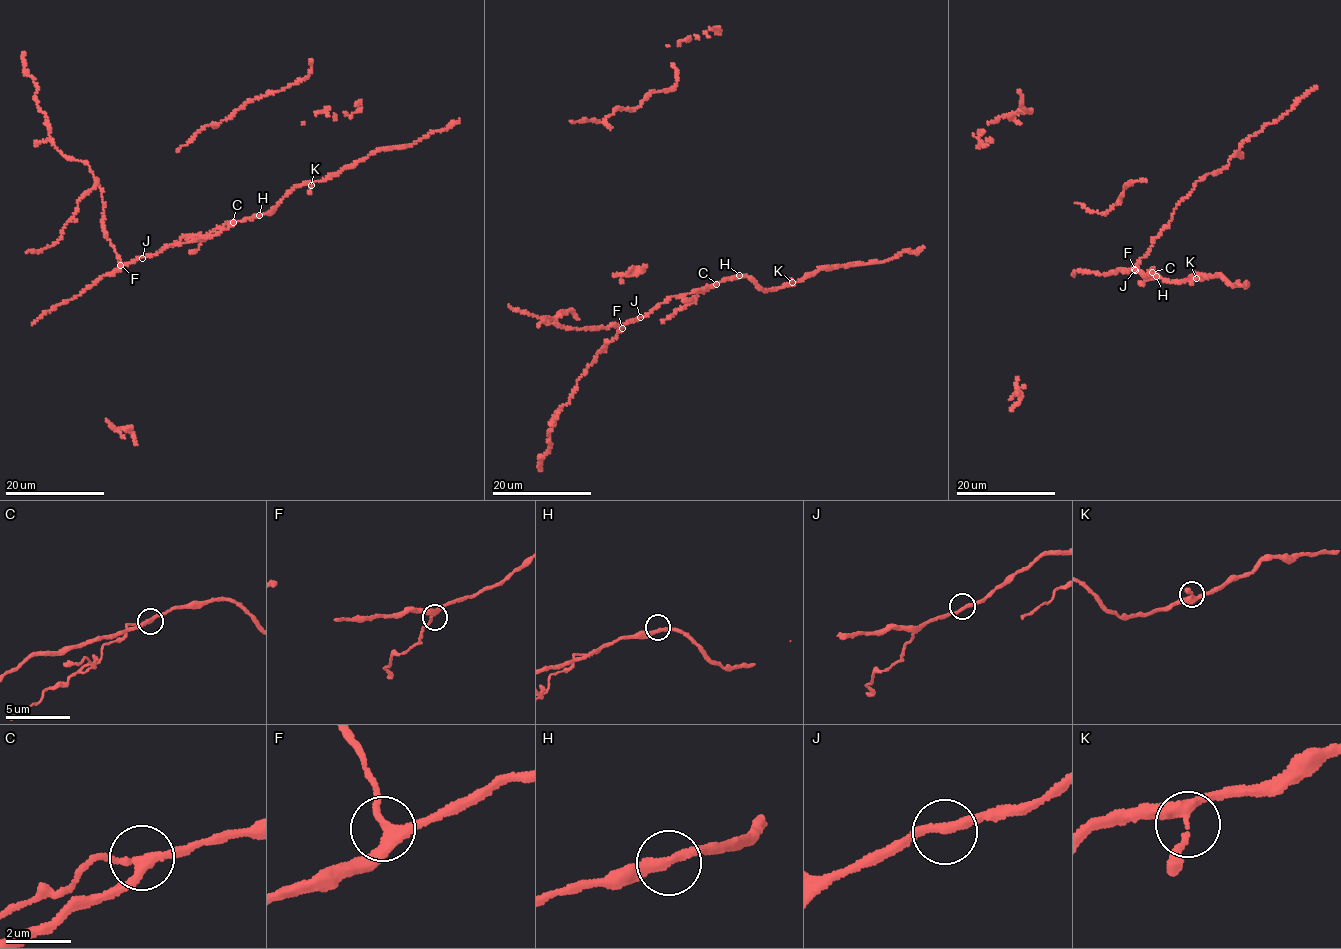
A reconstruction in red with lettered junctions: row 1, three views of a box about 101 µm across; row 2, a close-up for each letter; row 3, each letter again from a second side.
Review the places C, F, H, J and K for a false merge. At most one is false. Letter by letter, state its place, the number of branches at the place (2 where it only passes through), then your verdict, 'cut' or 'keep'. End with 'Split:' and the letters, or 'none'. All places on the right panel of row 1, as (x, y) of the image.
C: place (1152, 272); branches 3; cut
F: place (1134, 269); branches 3; keep
H: place (1156, 276); branches 2; keep
J: place (1135, 270); branches 2; keep
K: place (1196, 278); branches 3; keep
Split: C

